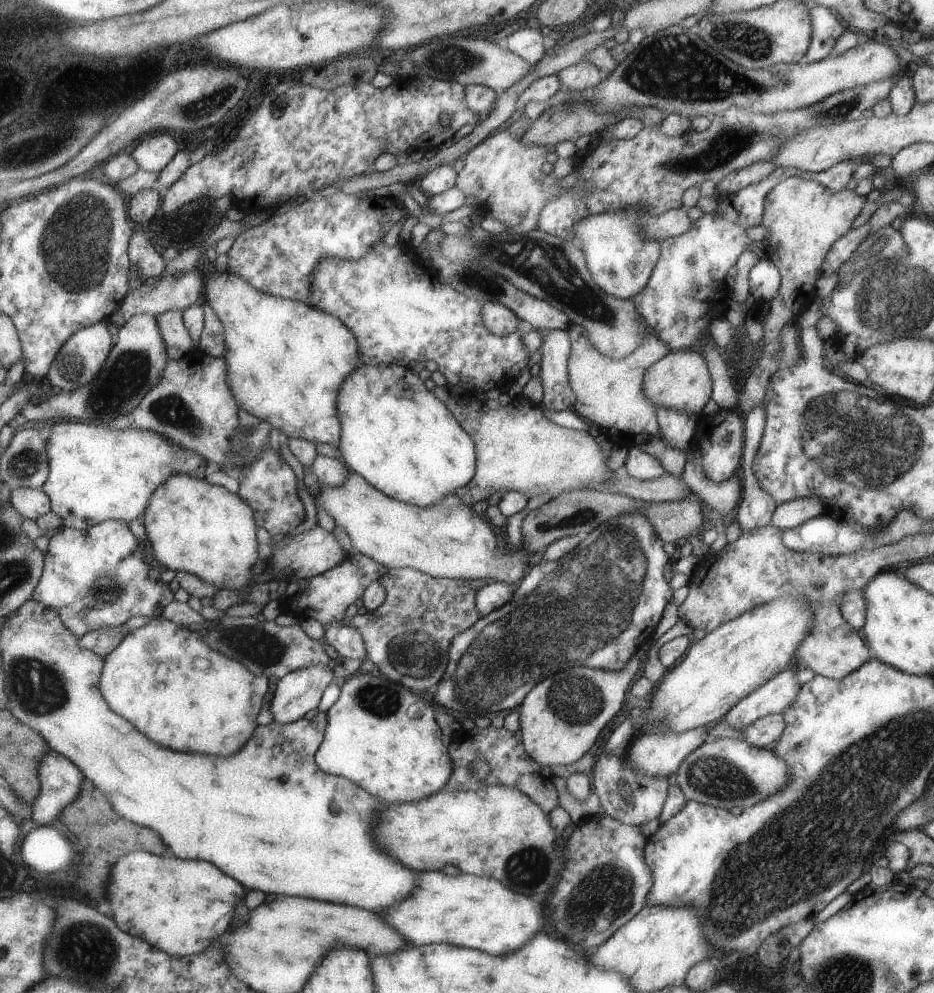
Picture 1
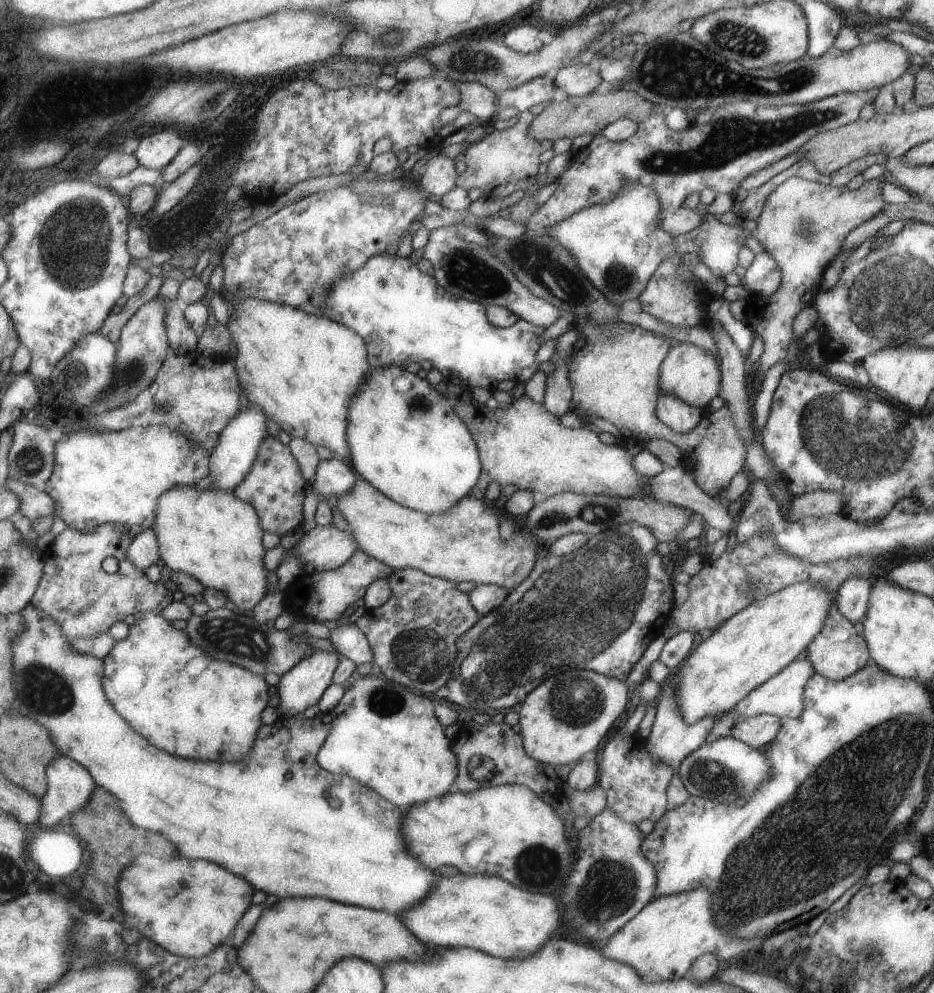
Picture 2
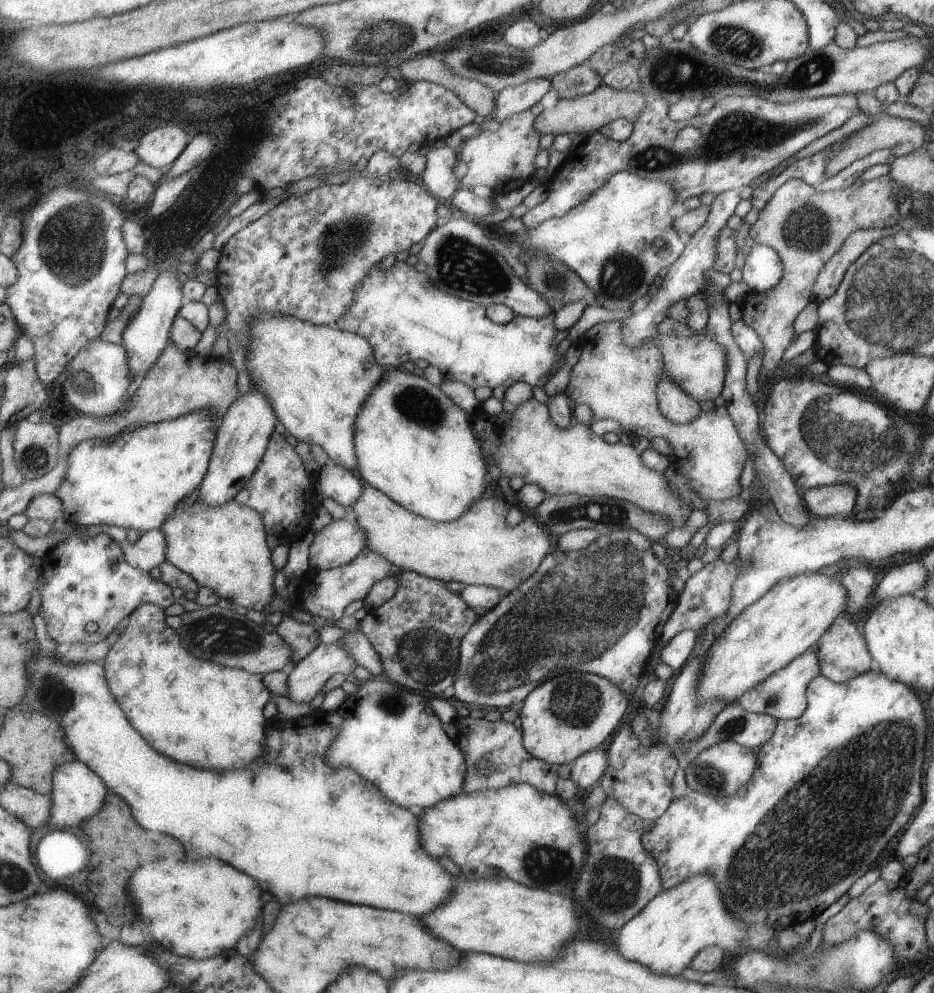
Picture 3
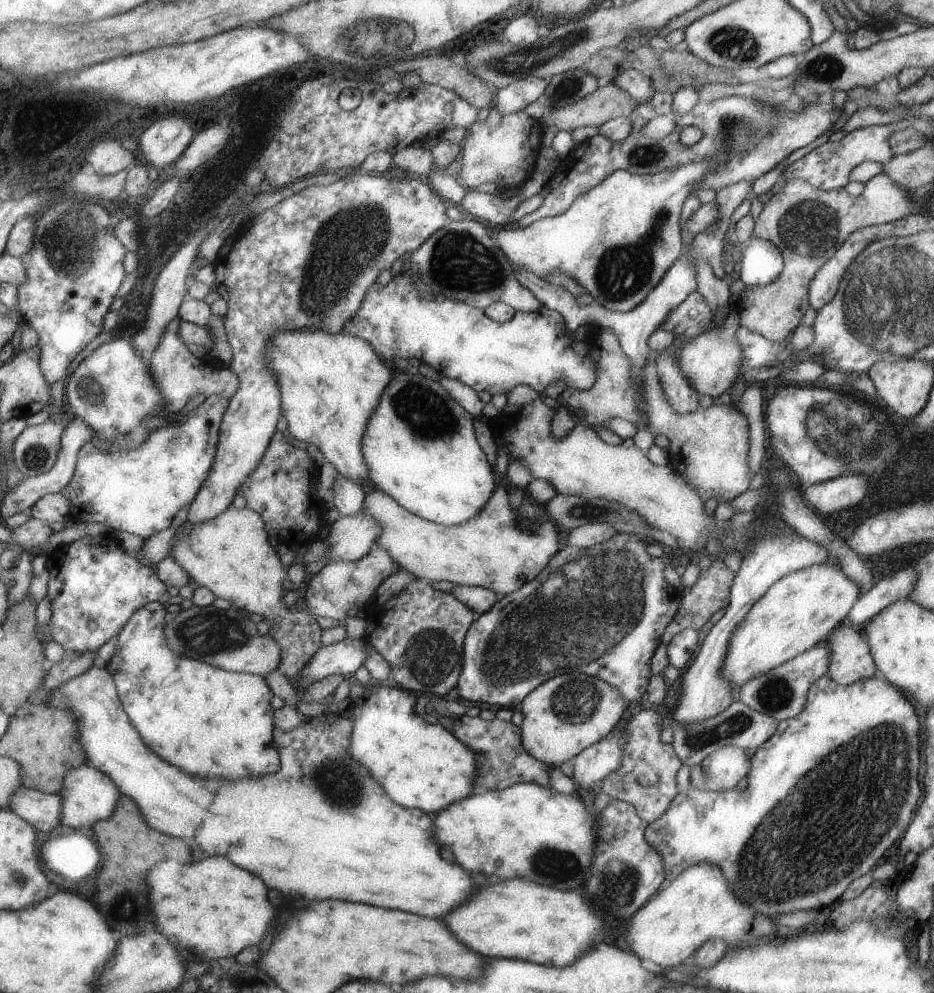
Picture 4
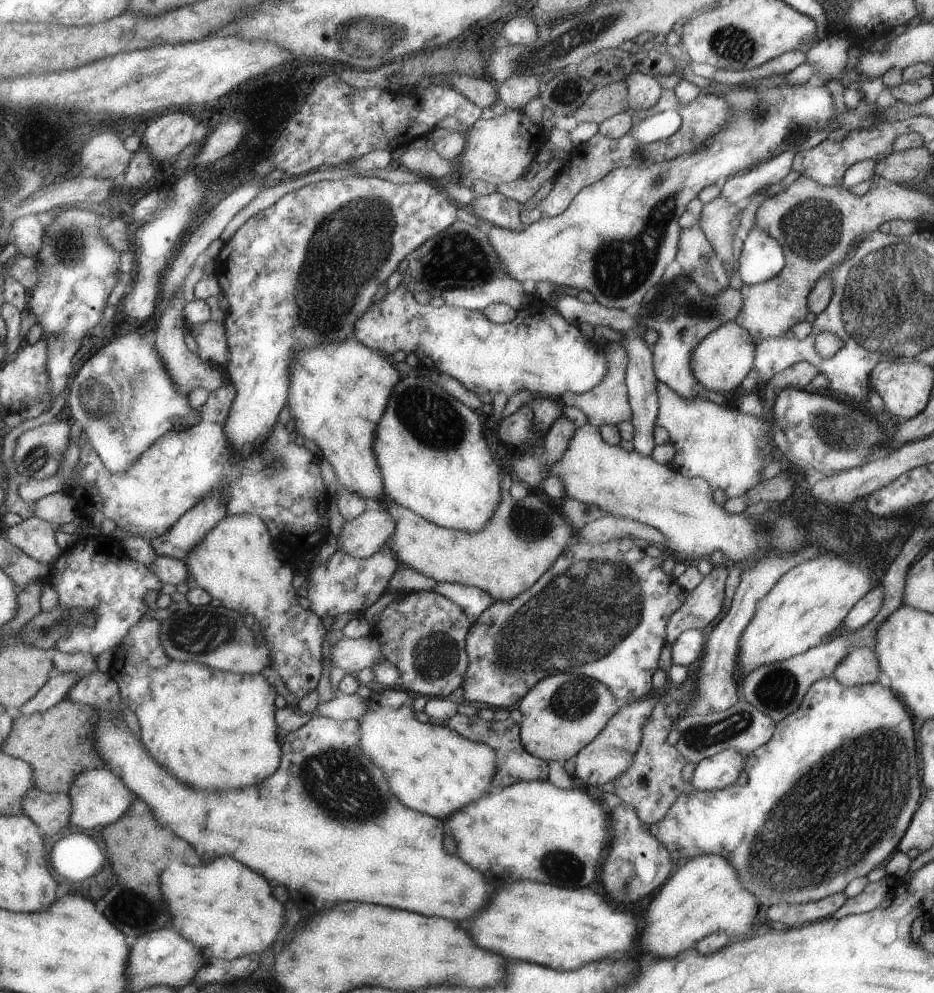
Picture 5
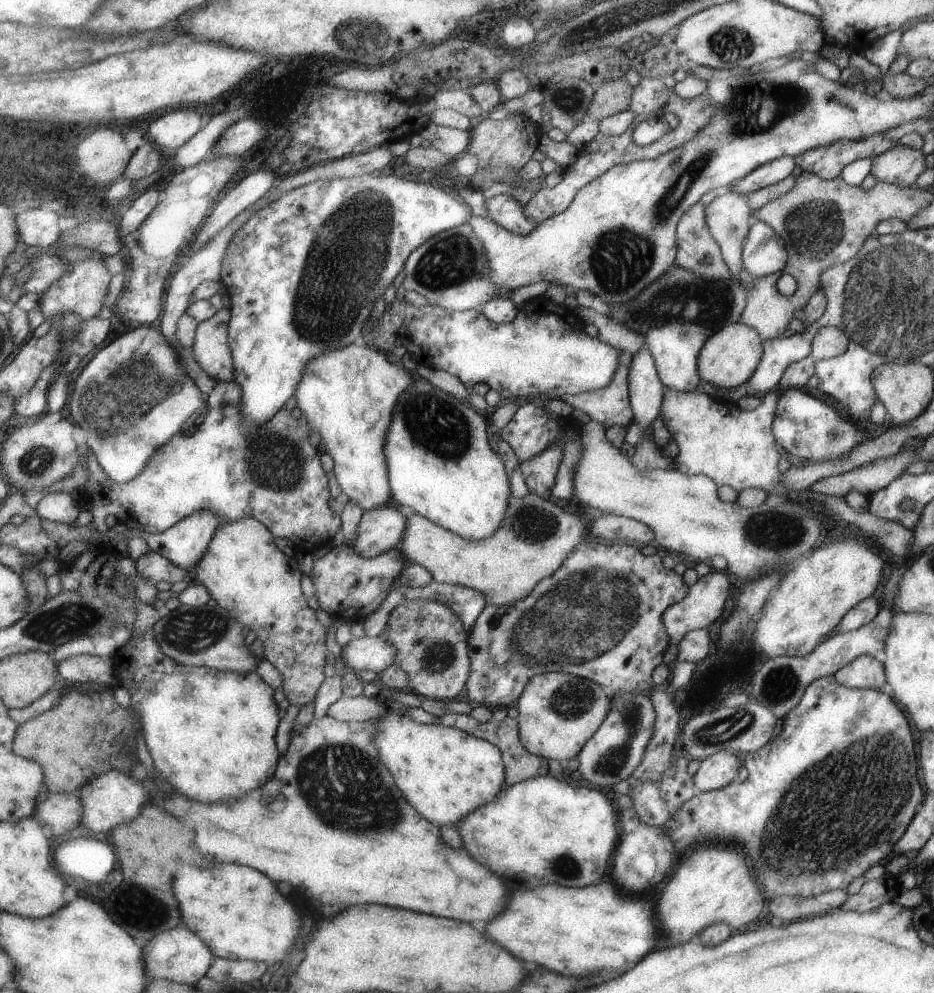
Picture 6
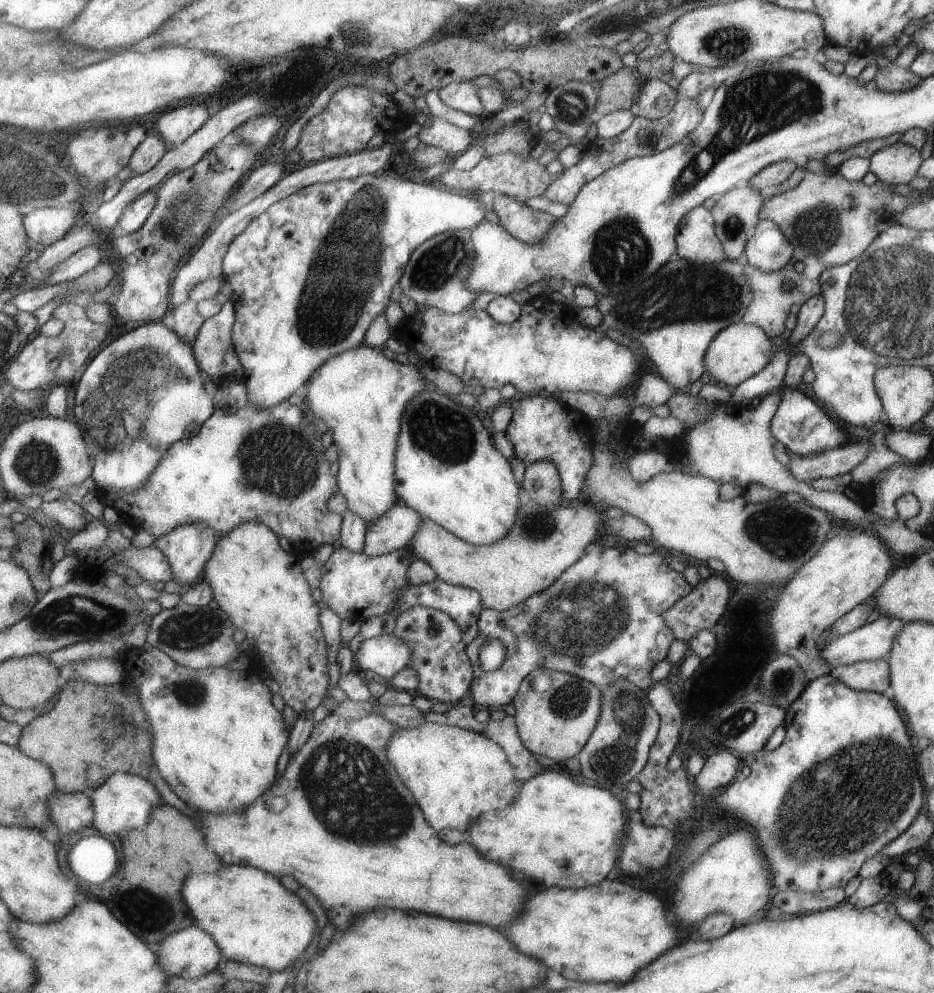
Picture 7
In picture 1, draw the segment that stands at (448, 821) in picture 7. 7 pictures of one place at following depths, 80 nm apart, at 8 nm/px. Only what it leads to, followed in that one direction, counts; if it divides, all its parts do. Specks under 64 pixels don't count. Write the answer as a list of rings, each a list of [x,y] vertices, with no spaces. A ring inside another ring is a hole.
[[[360,671],[345,680],[339,690],[337,700],[325,712],[324,735],[314,752],[314,764],[319,770],[346,778],[385,803],[415,802],[444,788],[452,764],[429,702],[399,683]]]

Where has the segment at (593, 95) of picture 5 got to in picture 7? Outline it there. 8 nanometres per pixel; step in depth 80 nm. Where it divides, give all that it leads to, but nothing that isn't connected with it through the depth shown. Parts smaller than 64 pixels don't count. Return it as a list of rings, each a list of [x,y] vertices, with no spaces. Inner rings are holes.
[[[623,66],[599,82],[600,89],[594,106],[595,117],[619,109],[629,109],[633,102],[633,92],[640,86],[635,83],[635,77],[639,77],[635,68]]]

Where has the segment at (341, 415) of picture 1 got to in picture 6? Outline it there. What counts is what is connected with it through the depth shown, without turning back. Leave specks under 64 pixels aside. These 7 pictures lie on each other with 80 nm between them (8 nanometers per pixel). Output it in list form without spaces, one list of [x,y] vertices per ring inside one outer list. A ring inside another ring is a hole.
[[[414,375],[414,382],[411,382],[411,386],[407,386],[407,390],[401,392],[401,398],[395,400],[395,406],[393,406],[393,412],[391,412],[391,422],[389,422],[389,428],[387,428],[387,434],[385,434],[383,452],[385,452],[387,478],[389,478],[389,489],[391,490],[391,499],[394,505],[408,507],[412,512],[423,516],[423,518],[427,518],[432,524],[471,541],[483,540],[483,538],[491,536],[495,530],[499,530],[499,524],[501,524],[503,518],[505,518],[507,498],[511,498],[509,476],[507,476],[507,470],[505,470],[503,462],[499,459],[499,456],[491,450],[491,446],[489,446],[485,432],[485,420],[483,420],[481,414],[475,409],[473,410],[467,402],[459,401],[450,395],[448,396],[445,392],[432,386],[427,380]]]

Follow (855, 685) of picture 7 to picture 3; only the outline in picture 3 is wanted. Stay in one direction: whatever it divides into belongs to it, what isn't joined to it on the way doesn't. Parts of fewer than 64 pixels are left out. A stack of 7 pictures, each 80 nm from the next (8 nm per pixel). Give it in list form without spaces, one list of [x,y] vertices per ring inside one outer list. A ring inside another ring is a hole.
[[[845,613],[839,614],[831,622],[831,626],[827,628],[826,632],[823,632],[814,648],[817,656],[819,656],[820,675],[825,676],[825,678],[833,683],[847,682],[855,678],[855,676],[869,671],[880,673],[879,666],[876,665],[867,651],[859,622],[850,618]]]

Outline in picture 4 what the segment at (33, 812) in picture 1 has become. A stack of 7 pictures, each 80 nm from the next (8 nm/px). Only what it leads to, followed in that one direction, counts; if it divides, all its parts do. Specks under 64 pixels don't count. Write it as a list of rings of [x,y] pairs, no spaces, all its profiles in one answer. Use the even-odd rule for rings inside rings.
[[[81,764],[67,772],[61,780],[61,790],[58,792],[61,798],[61,816],[59,816],[59,825],[68,826],[69,828],[92,828],[95,822],[111,818],[111,812],[115,812],[115,802],[117,802],[117,786],[111,782],[107,774],[101,770]]]

